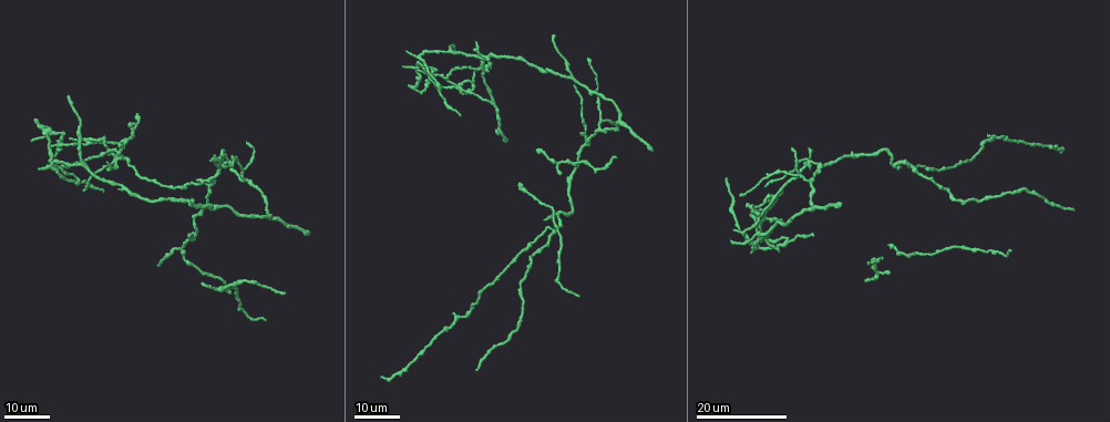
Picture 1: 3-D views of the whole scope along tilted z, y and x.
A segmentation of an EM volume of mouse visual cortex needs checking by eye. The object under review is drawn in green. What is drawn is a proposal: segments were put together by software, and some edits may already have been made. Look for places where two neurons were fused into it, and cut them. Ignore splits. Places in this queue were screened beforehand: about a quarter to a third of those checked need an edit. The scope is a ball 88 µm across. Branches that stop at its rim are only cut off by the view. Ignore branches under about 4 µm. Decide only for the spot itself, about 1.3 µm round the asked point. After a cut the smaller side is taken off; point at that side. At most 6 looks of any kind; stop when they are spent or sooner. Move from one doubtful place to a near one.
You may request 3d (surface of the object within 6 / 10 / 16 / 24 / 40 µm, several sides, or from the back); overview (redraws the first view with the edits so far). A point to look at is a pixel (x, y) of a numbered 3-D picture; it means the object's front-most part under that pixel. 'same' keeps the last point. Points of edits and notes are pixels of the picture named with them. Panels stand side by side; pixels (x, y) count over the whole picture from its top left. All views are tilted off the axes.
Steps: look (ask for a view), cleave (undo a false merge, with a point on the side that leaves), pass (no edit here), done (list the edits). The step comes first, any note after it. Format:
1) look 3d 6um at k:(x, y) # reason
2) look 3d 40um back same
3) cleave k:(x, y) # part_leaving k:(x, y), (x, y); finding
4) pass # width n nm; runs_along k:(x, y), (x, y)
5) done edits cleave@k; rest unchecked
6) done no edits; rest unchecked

look 3d 16um at 1:(788, 240) # a fork

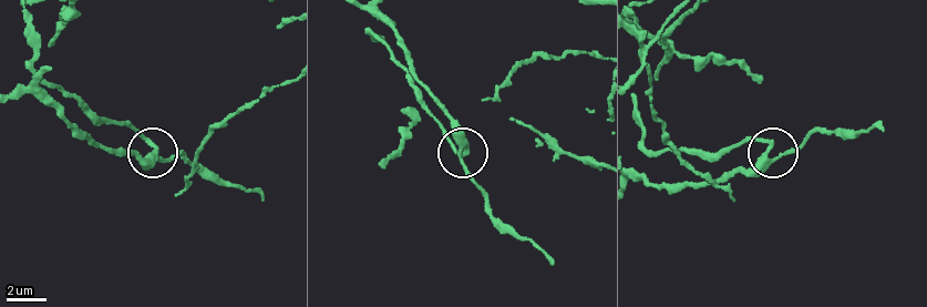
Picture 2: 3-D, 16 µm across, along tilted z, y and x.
look 3d 6um at 2:(154, 153) # zoom in

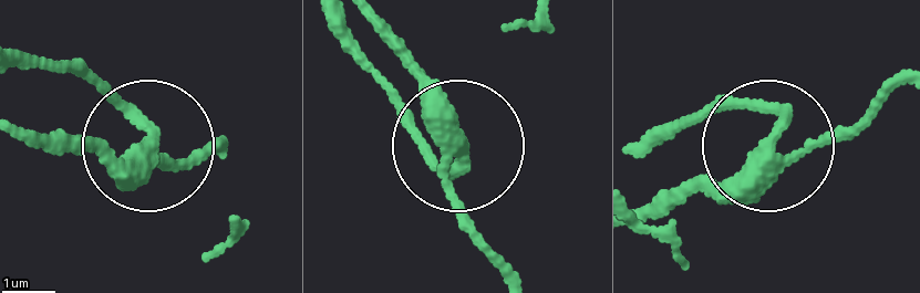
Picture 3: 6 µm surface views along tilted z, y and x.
pass # width 260 nm; one neuron here

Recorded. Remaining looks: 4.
look 3d 16um at 1:(209, 187) # branch point

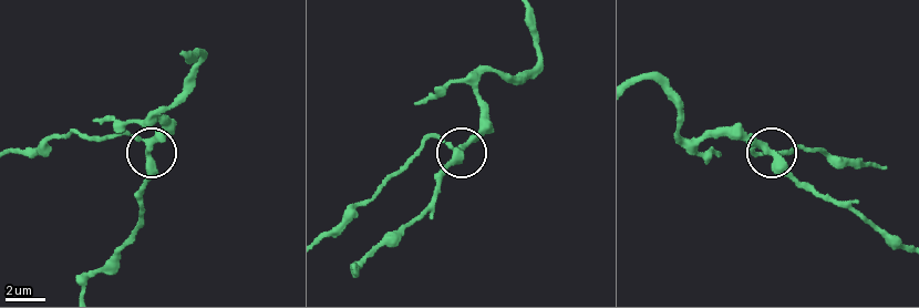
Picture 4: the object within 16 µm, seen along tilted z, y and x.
look 3d 6um at 4:(764, 147)

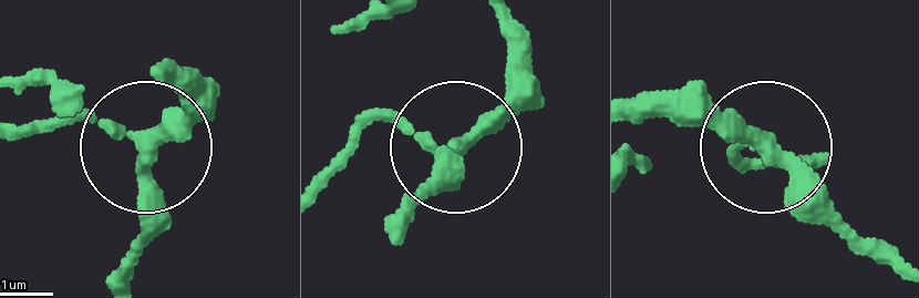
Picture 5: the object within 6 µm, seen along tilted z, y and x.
pass # width 250 nm; runs_along 5:(631, 122), (739, 123), (873, 243); continuous, no second neuron

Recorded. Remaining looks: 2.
look 3d 16um at 1:(241, 309) # thick turns thin

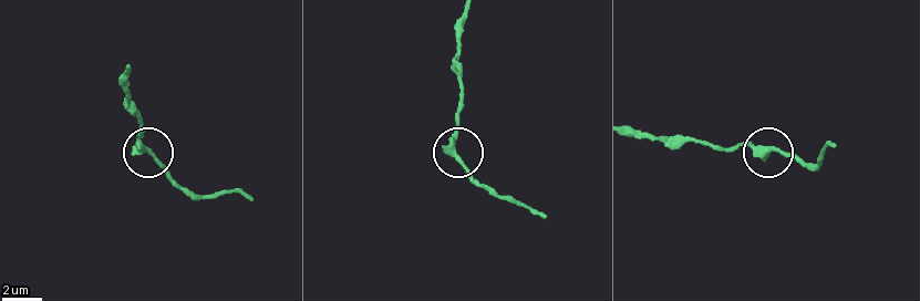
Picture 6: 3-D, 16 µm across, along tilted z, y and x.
look 3d 10um at 6:(149, 152) # zoom in

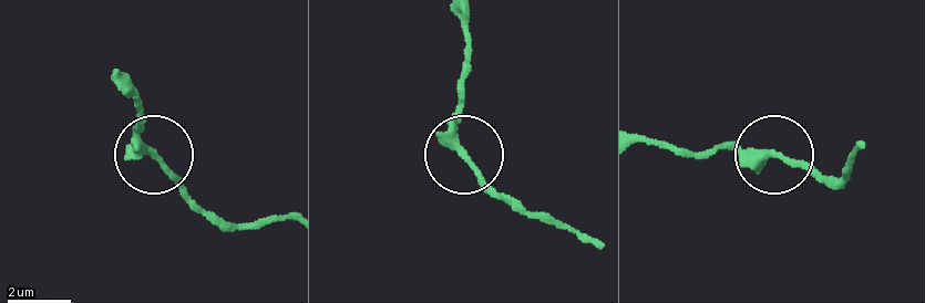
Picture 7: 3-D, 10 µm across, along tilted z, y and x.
pass # arms 3; one neuron here

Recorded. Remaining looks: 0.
done no edits; rest unchecked

